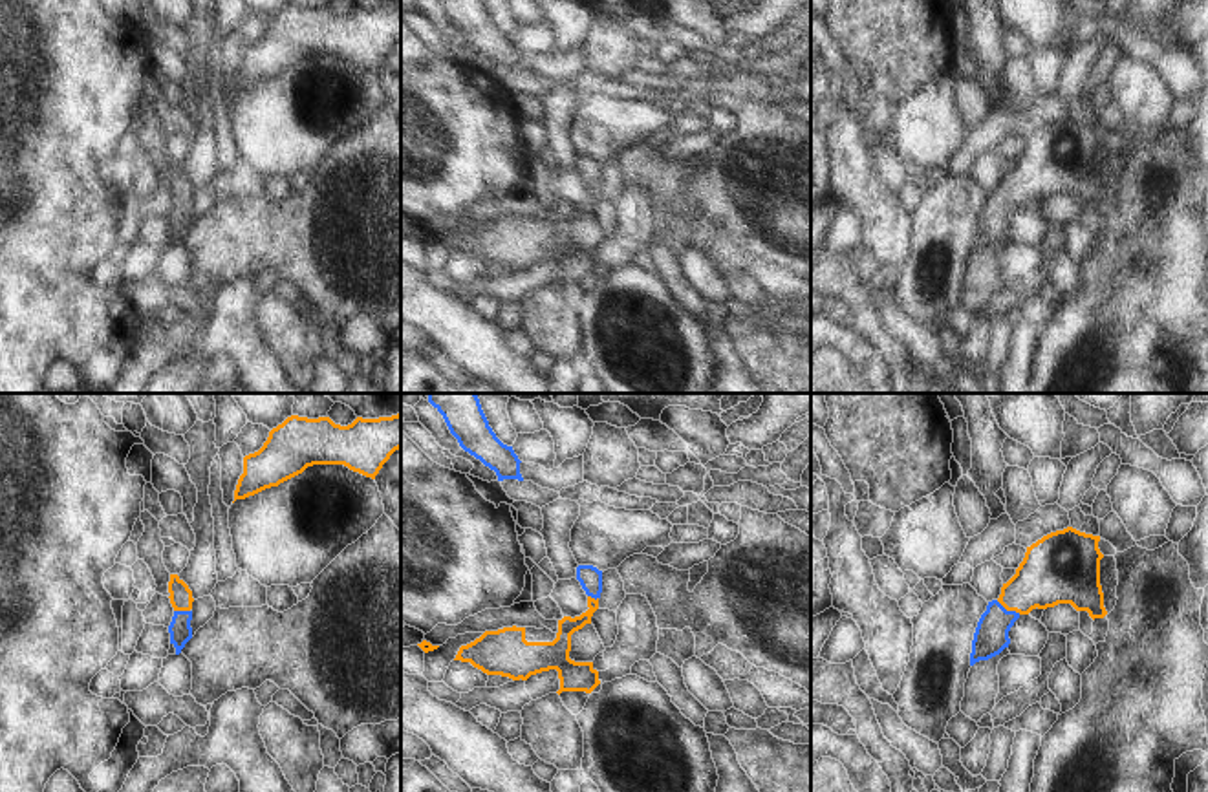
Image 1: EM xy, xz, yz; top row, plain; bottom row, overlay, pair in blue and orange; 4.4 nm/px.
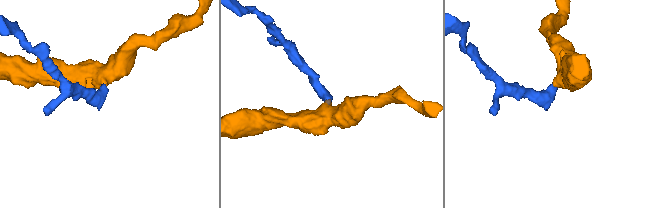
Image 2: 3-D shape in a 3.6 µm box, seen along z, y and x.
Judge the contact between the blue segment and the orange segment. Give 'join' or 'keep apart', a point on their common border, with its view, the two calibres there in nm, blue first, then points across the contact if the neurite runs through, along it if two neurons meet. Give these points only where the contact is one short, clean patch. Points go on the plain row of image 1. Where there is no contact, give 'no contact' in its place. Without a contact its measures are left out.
join; contact yz (1009, 202); calibres 150 and 280 nm; way yz (991, 227), (992, 218), (1009, 202), (1051, 163)

